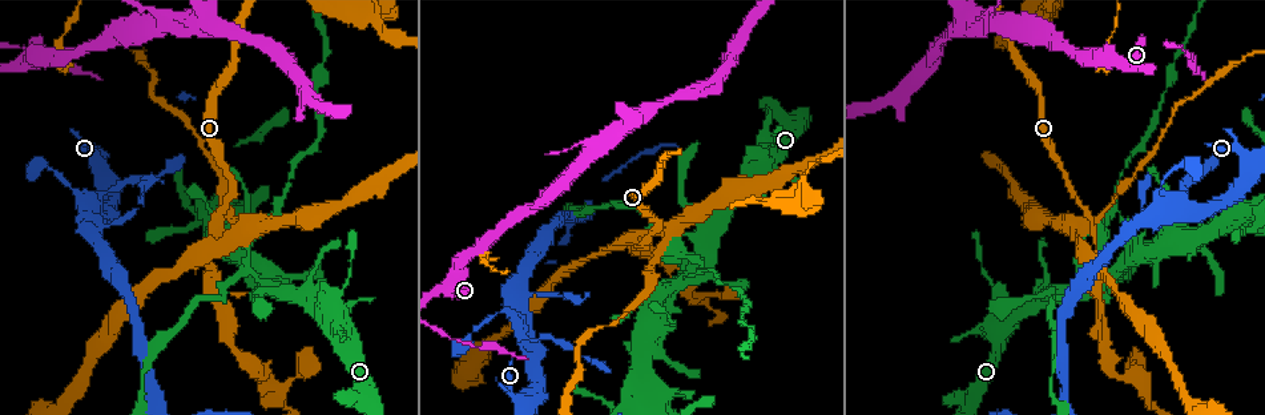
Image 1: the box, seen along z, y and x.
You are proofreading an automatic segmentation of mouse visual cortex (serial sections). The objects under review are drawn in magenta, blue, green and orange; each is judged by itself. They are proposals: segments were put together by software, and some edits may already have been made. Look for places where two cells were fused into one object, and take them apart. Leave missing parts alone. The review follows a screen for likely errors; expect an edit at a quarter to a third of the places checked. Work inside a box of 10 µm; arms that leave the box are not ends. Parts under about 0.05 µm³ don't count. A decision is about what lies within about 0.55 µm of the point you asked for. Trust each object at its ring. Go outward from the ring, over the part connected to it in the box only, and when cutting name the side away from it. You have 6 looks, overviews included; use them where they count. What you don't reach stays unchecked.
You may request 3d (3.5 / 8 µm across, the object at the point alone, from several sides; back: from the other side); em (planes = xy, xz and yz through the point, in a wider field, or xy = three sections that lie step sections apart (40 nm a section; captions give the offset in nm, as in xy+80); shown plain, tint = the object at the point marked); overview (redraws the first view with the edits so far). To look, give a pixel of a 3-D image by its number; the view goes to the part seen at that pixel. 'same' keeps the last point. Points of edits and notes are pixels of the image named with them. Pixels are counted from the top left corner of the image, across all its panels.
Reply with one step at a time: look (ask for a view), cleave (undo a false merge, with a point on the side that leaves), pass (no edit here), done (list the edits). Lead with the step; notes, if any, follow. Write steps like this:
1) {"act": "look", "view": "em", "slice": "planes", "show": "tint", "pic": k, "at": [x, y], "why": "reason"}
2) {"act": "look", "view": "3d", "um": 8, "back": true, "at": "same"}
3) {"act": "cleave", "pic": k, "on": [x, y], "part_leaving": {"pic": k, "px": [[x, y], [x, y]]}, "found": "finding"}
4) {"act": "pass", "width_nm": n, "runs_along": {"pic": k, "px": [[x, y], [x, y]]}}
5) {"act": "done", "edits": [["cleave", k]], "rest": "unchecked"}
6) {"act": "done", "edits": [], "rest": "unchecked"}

{"act": "look", "view": "3d", "um": 3.5, "back": true, "pic": 1, "at": [1164, 215]}

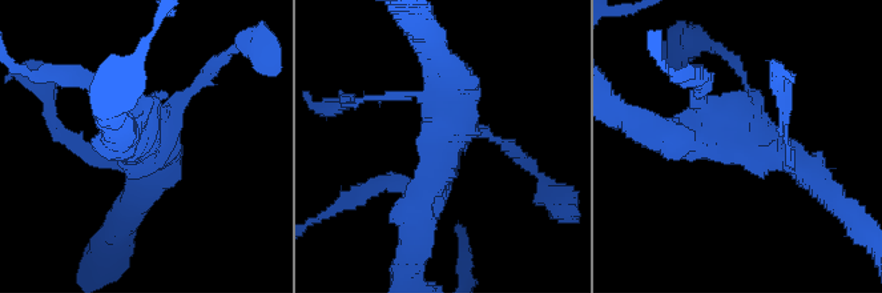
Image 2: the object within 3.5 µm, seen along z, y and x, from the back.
{"act": "look", "view": "em", "slice": "xy", "step": 5, "show": "tint", "pic": 2, "at": [149, 143], "why": "shape alone is not enough"}

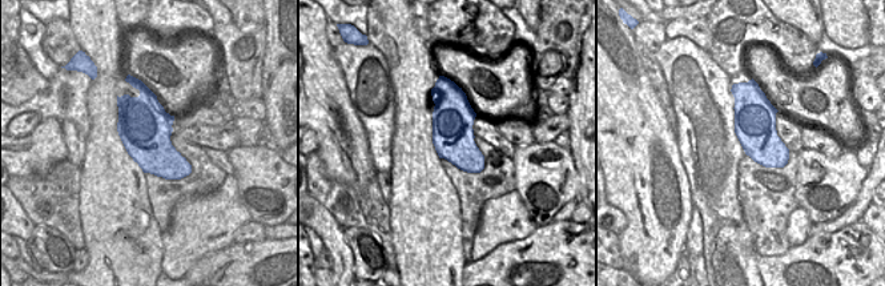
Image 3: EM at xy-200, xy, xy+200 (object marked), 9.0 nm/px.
{"act": "pass", "found": "continuous, no second cell"}

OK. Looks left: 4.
{"act": "look", "view": "3d", "um": 3.5, "back": true, "pic": 1, "at": [1065, 387], "why": "three arms meet"}

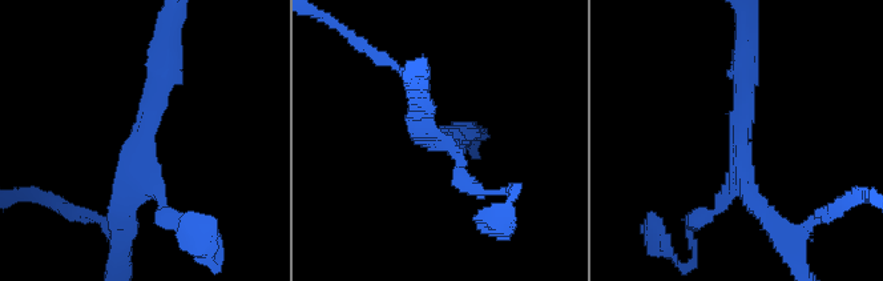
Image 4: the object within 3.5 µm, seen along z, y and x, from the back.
{"act": "look", "view": "em", "slice": "xy", "step": 3, "show": "plain", "pic": 4, "at": [145, 142], "arms": 3, "arm_widths_nm": [200, 250, 300], "why": "now the EM"}

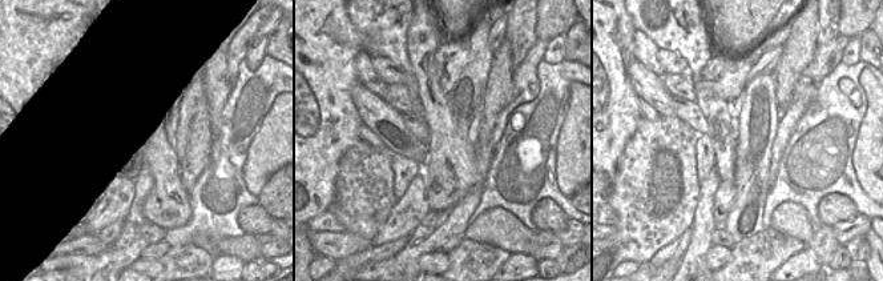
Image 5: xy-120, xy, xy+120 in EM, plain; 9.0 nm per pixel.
{"act": "look", "view": "em", "slice": "xy", "step": 3, "show": "tint", "at": "same"}

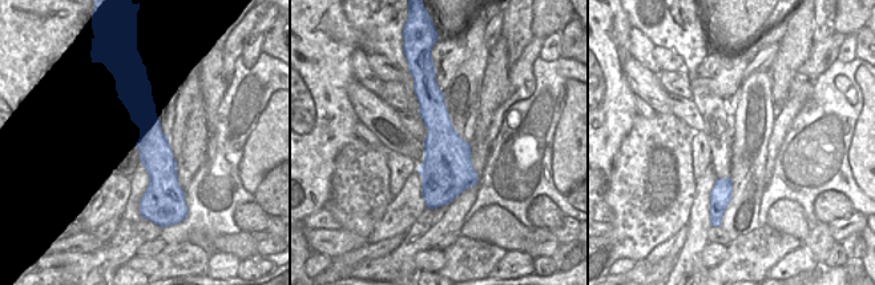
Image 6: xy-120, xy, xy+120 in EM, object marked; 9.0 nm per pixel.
{"act": "pass", "runs_along": {"pic": 4, "px": [[165, 56], [120, 212]]}, "found": "one cell here"}

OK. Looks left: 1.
{"act": "done", "edits": [], "rest": "unchecked"}

